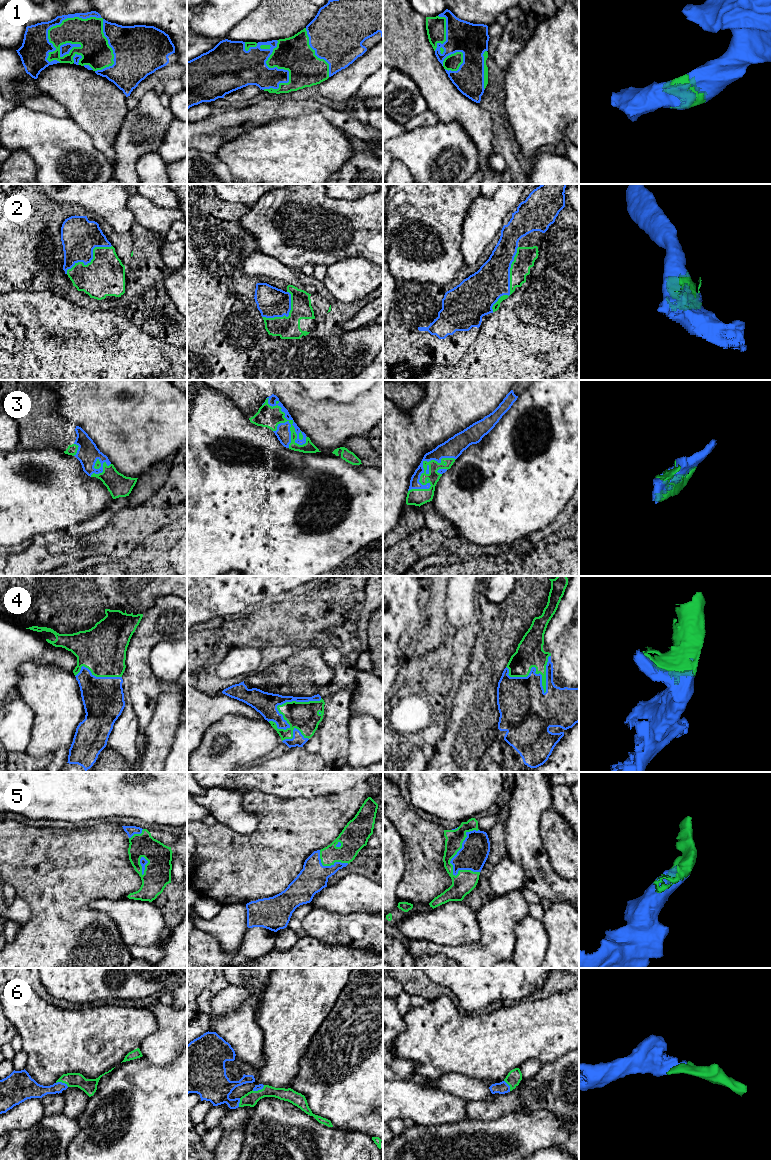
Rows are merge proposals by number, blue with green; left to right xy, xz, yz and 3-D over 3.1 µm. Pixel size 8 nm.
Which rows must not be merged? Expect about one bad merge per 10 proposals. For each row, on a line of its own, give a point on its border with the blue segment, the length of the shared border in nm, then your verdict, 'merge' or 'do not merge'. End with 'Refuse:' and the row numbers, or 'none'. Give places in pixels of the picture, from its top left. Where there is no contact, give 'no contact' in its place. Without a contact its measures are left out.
1: xy (97, 17) | 600 nm | merge
2: yz (509, 282) | 550 nm | merge
3: xz (287, 419) | 480 nm | merge
4: yz (531, 670) | 380 nm | merge
5: yz (461, 848) | 420 nm | merge
6: xy (61, 1082) | 110 nm | merge
Refuse: none

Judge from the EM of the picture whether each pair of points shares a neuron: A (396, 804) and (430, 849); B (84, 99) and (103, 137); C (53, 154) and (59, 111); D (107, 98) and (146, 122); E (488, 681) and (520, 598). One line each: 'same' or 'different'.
A: same
B: same
C: different
D: different
E: same

